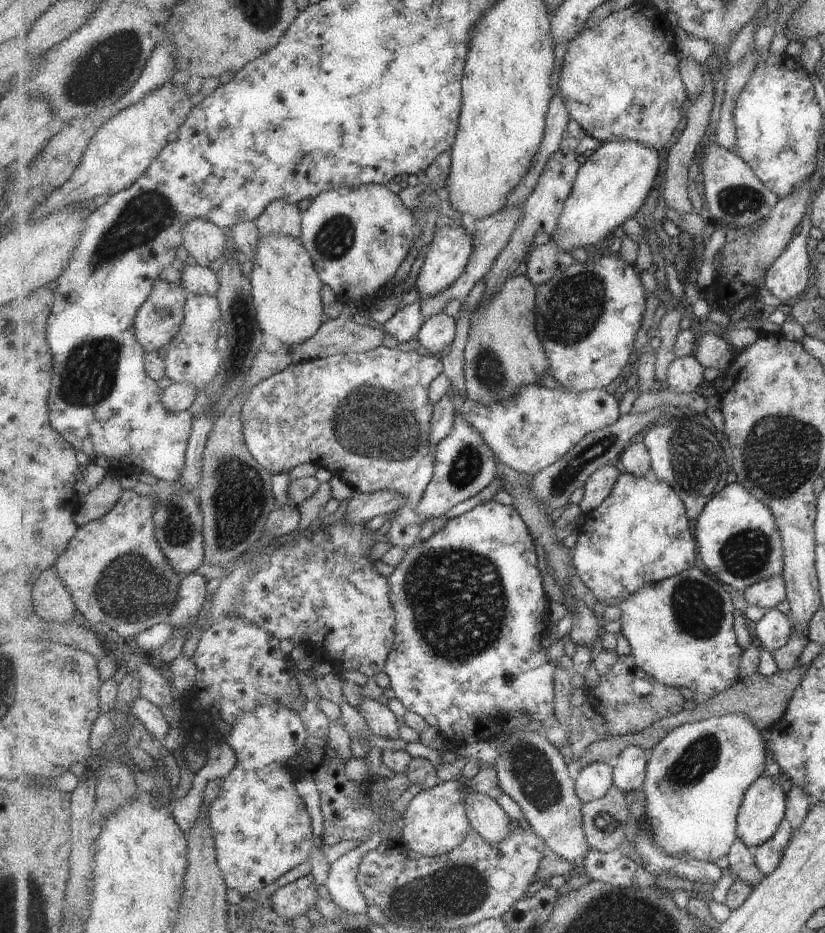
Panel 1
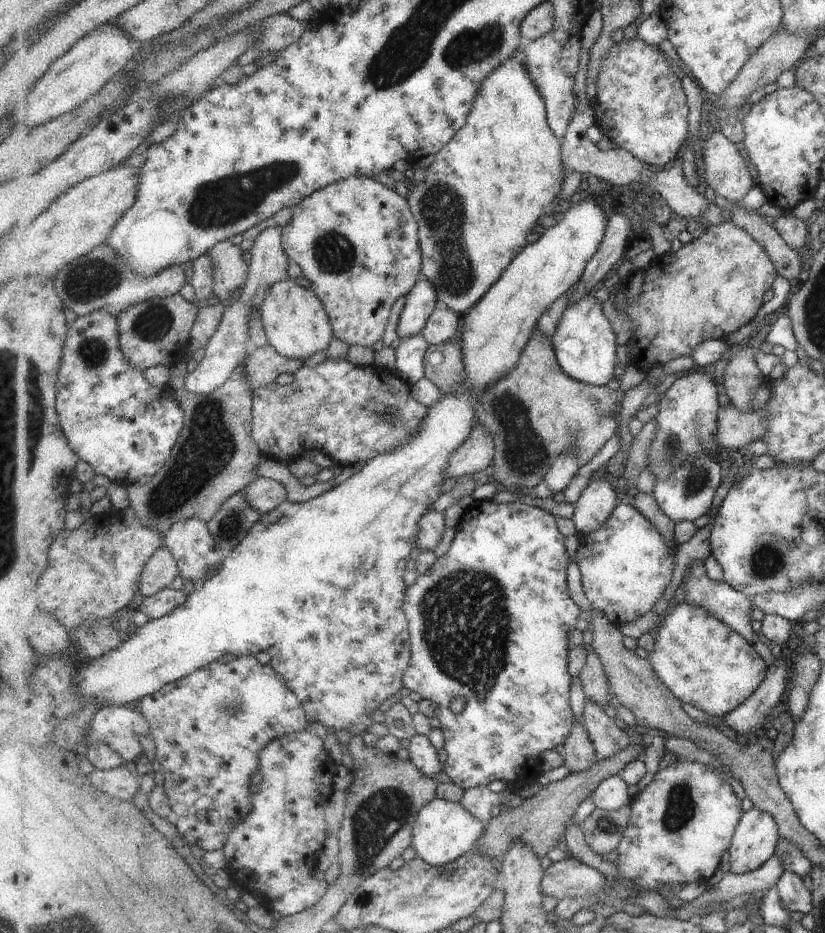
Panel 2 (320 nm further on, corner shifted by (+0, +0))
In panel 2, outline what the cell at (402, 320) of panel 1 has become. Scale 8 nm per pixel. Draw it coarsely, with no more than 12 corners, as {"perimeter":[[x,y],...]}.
{"perimeter":[[421,335],[401,339],[395,374],[414,386],[426,378],[430,344]]}

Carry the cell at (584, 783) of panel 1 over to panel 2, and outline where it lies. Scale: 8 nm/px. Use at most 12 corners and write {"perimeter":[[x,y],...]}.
{"perimeter":[[621,775],[599,784],[591,798],[599,809],[631,806],[633,797]]}

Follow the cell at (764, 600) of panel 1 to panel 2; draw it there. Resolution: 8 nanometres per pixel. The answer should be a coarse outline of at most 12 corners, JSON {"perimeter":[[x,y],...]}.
{"perimeter":[[702,560],[685,579],[685,602],[706,609],[751,644],[754,604],[727,581],[711,580]]}

